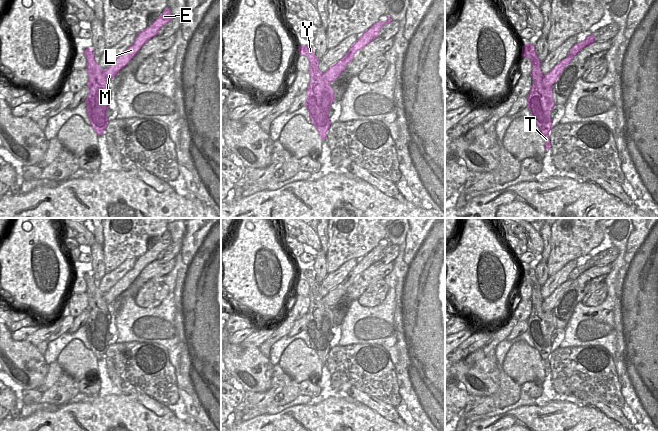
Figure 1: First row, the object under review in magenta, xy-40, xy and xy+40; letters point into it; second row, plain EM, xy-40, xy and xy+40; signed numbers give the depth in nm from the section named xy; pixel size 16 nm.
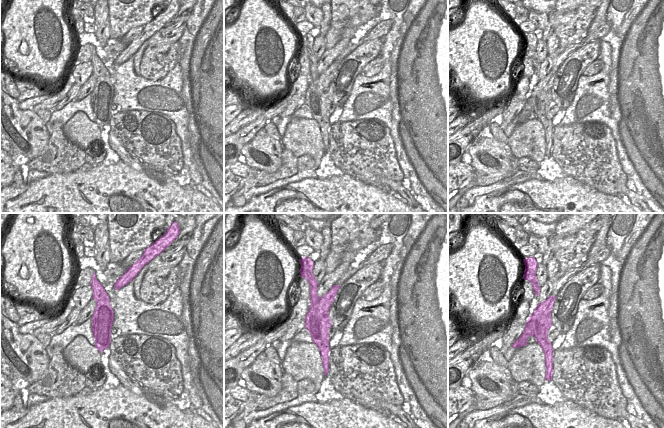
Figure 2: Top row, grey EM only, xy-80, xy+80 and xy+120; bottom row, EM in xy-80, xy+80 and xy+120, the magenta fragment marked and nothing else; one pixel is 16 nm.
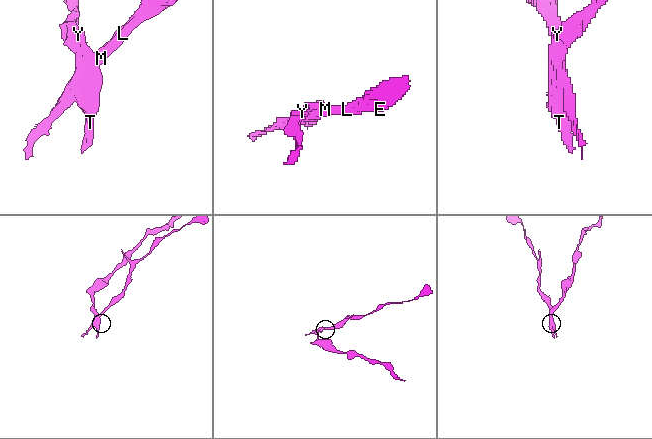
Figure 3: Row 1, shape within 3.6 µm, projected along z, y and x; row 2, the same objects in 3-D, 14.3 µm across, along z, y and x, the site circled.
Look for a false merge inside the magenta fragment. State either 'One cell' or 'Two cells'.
Two cells

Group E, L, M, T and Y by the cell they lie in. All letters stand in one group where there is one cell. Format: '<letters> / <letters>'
E L M / T Y

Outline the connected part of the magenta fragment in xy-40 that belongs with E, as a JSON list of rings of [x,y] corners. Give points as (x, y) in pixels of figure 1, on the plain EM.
[[[166,231],[152,248],[137,258],[133,268],[129,270],[113,287],[104,293],[106,303],[108,305],[112,304],[115,299],[131,285],[140,272],[151,262],[157,260],[159,253],[172,243],[170,232]]]

